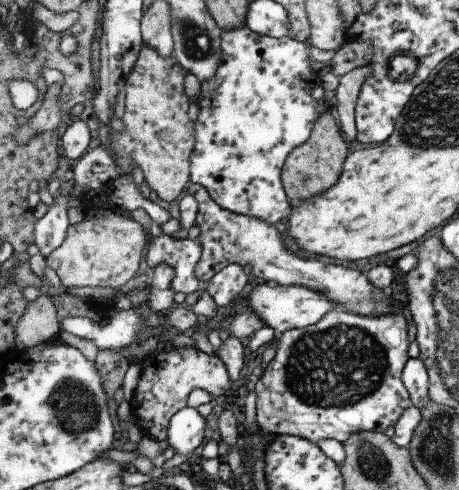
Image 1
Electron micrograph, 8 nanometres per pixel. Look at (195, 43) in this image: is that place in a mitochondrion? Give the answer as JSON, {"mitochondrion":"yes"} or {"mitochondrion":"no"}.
{"mitochondrion":"yes"}

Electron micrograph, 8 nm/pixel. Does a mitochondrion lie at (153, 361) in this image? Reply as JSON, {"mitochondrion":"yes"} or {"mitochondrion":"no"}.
{"mitochondrion":"no"}

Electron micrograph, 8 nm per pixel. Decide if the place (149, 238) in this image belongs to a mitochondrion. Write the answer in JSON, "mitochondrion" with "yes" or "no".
{"mitochondrion":"no"}

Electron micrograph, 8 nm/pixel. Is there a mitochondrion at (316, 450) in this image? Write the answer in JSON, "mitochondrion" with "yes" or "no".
{"mitochondrion":"no"}

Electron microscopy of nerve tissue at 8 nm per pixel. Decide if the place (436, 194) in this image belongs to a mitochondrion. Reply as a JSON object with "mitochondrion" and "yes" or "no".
{"mitochondrion":"no"}

